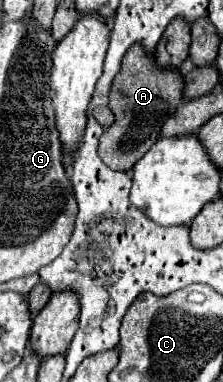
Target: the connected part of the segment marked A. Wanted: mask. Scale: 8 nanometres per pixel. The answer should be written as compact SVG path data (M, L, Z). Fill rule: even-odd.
M133 46L123 60L123 68L113 82L111 90L111 110L115 122L105 130L99 140L99 156L113 170L131 170L133 164L155 144L159 138L161 124L177 110L181 104L183 80L177 70L161 70L151 54Z

